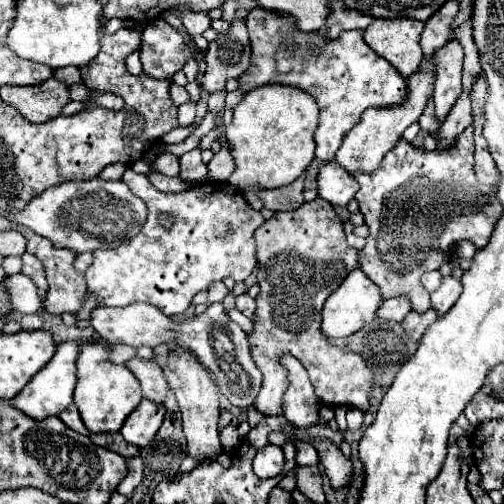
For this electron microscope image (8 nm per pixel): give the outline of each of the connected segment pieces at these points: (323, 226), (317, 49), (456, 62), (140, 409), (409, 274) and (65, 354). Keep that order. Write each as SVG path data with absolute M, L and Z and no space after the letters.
M313 199L309 203L303 203L299 209L293 211L279 211L271 219L267 219L257 231L255 231L255 243L257 243L257 281L259 281L259 295L257 295L257 311L253 321L253 331L247 335L251 355L255 365L263 373L263 387L255 399L255 409L263 413L265 417L283 415L281 403L283 393L287 391L287 371L281 365L281 357L285 353L293 355L301 365L307 369L309 379L315 387L315 395L323 405L329 407L357 407L363 413L369 411L369 395L373 389L373 371L367 367L365 359L359 353L345 351L337 345L331 345L327 337L321 331L321 309L327 301L327 297L341 285L341 281L357 267L357 251L347 245L343 223L339 221L337 213L327 205L323 199Z
M255 7L247 15L247 29L249 29L249 39L251 39L251 65L249 69L237 79L239 81L239 91L247 93L259 85L267 83L283 83L283 85L293 85L303 91L307 91L315 101L319 103L319 127L315 131L315 157L321 161L331 161L335 157L335 151L339 149L343 137L347 131L351 131L359 119L361 113L367 107L395 107L401 105L407 99L407 79L383 57L375 55L363 41L363 31L345 31L339 35L339 39L325 39L317 31L303 33L295 25L295 17L291 15L277 15L273 11L265 11L261 7Z
M449 41L433 53L435 61L435 115L443 121L453 107L457 95L461 93L461 69L463 69L463 49L459 43Z
M143 399L143 403L137 405L131 417L127 417L125 425L121 427L121 435L127 443L143 449L153 441L153 437L161 429L163 417L165 417L163 405L153 405L151 401Z
M467 127L451 145L449 149L441 151L425 151L413 147L409 141L401 139L395 149L391 149L379 169L371 175L359 175L357 177L361 189L357 191L355 199L359 203L359 209L365 217L365 225L369 227L369 237L359 253L359 267L363 273L381 289L383 297L395 297L405 295L413 309L423 313L431 307L429 293L421 285L421 275L425 271L439 269L443 263L449 263L453 245L467 239L477 249L483 249L489 243L489 237L495 229L495 223L499 221L503 207L499 199L495 197L495 189L487 189L485 185L479 185L475 181L473 173L473 127Z
M63 341L57 345L57 353L55 357L47 363L45 369L41 369L23 389L23 393L19 393L19 397L15 397L11 401L11 405L19 411L23 411L25 415L33 417L33 419L45 419L49 415L59 415L63 409L67 409L73 403L73 389L77 383L77 355L79 355L81 343L77 341Z

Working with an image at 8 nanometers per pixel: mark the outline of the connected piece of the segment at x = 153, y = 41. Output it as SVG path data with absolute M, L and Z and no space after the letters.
M161 19L147 25L141 35L143 73L153 79L171 79L191 57L191 49L183 37Z

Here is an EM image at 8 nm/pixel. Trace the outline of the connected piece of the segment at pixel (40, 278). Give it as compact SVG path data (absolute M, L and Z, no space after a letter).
M23 253L23 269L21 269L21 273L25 273L27 277L31 277L37 283L39 295L43 299L45 293L47 293L47 281L45 281L45 273L43 273L41 261L31 253Z

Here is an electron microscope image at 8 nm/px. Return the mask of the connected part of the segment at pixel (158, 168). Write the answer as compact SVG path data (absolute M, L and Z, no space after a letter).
M159 155L153 161L153 171L169 175L169 177L179 175L179 157L175 157L175 155Z

